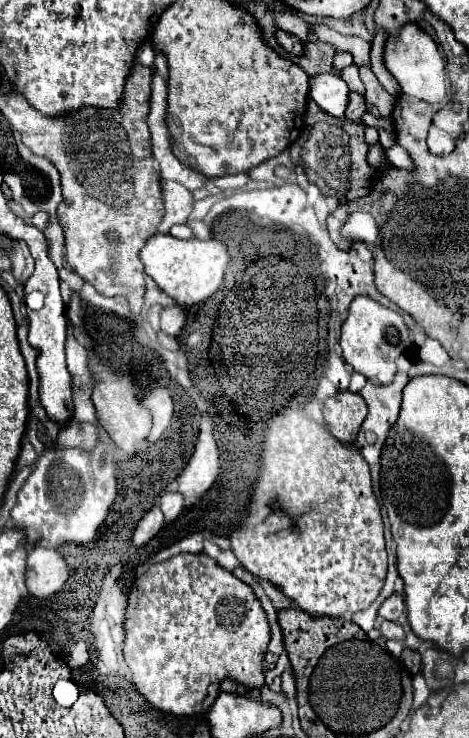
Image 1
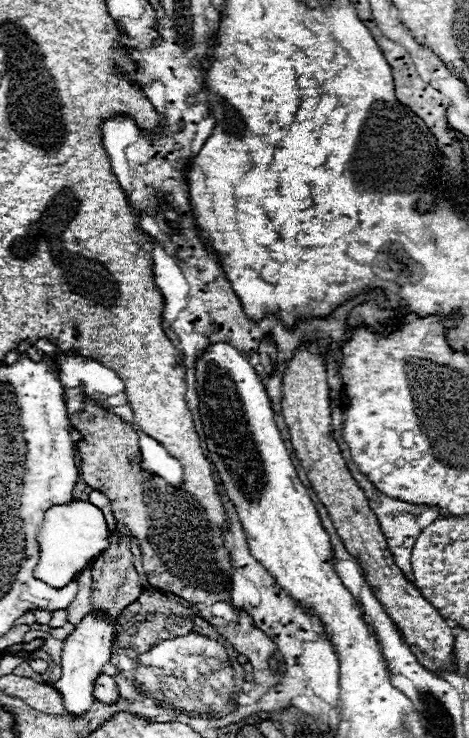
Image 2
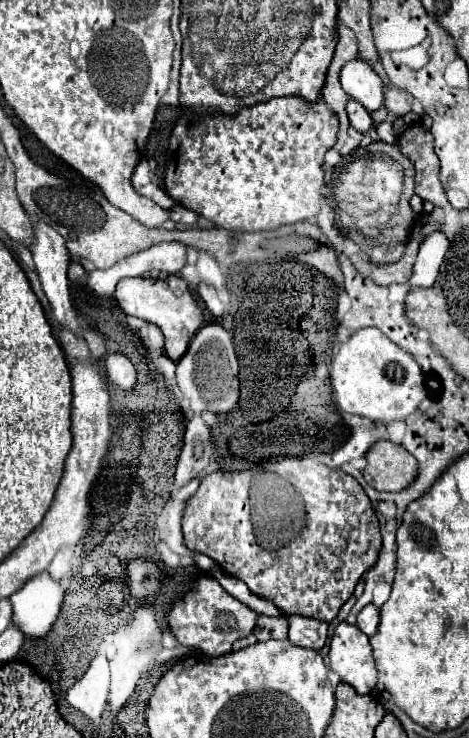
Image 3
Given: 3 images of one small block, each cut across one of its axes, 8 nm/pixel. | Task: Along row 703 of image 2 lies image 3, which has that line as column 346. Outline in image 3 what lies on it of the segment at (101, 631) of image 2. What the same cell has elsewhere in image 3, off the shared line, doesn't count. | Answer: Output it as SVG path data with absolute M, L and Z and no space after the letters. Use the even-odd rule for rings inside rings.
M356 58L344 64L340 72L340 84L344 92L356 102L362 102L362 106L368 108L368 112L378 110L384 102L382 80L364 60Z

